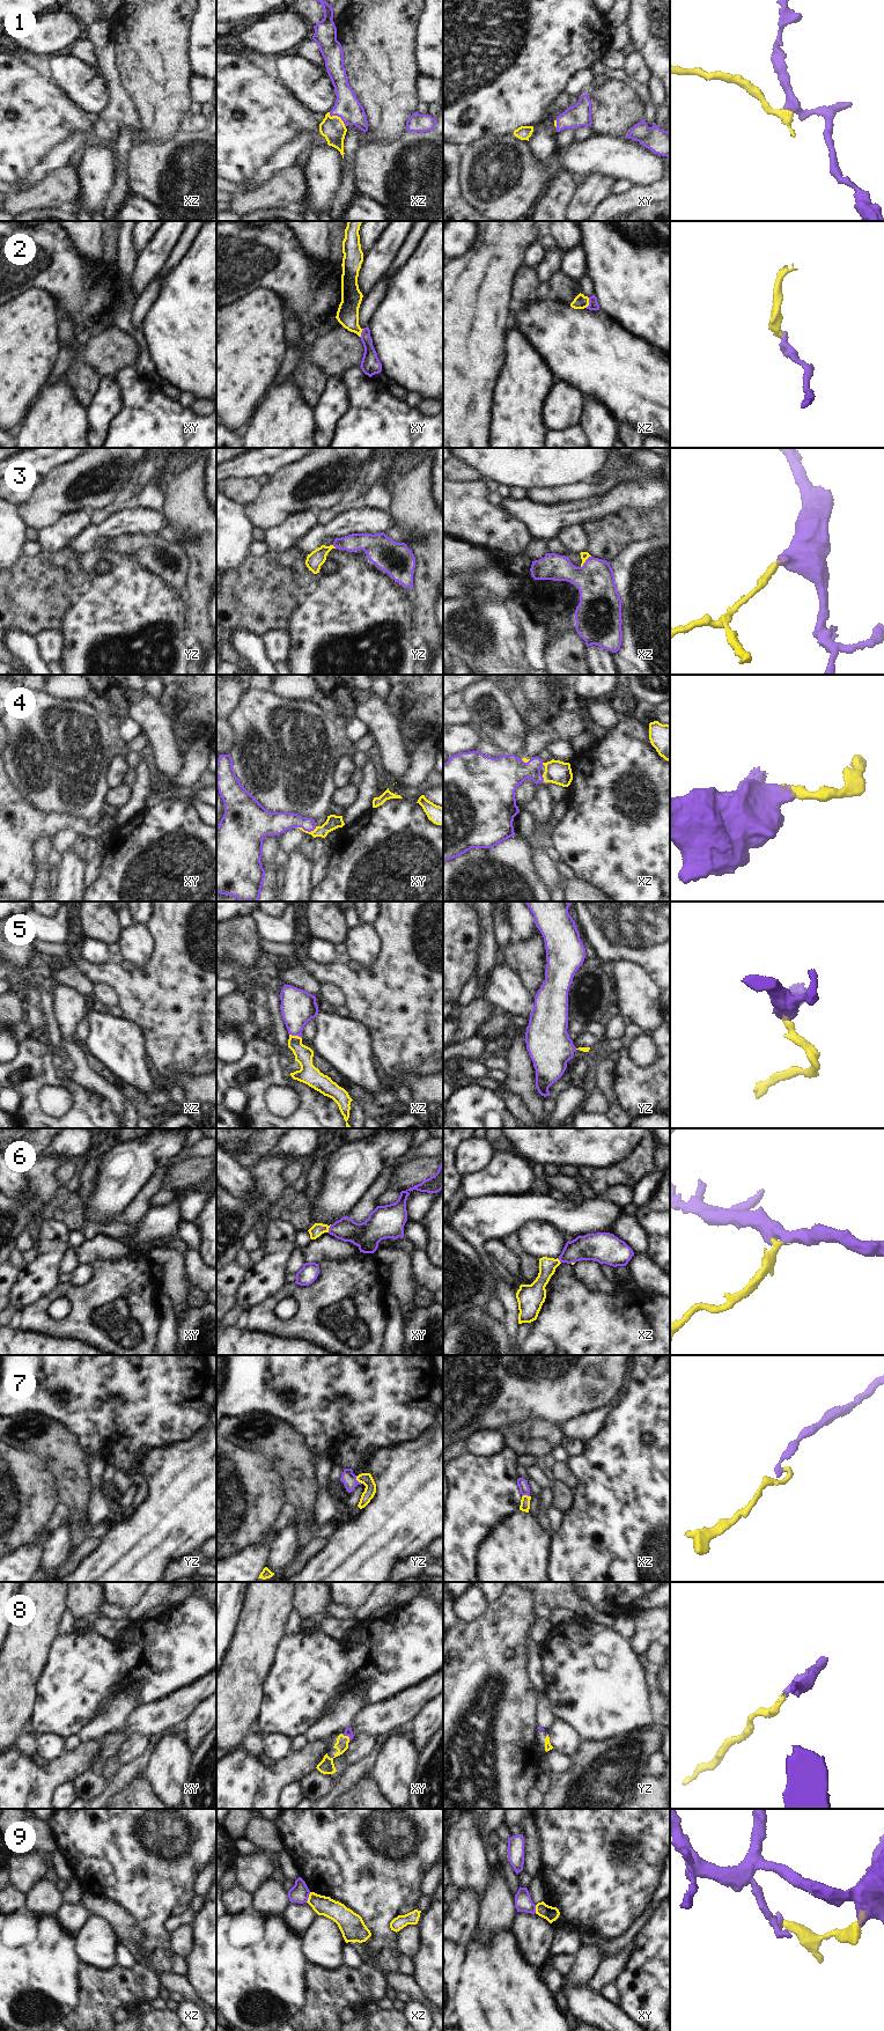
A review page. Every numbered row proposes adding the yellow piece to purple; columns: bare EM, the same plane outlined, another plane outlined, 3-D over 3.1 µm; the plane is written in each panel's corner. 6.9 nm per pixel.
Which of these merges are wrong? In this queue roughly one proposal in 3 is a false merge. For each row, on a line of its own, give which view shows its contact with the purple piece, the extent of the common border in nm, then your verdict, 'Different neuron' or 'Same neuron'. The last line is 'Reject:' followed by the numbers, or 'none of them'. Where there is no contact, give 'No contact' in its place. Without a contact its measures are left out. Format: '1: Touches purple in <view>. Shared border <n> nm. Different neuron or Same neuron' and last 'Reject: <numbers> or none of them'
1: Touches purple in xz. Shared border 160 nm. Same neuron
2: Touches purple in xz. Shared border 80 nm. Same neuron
3: Touches purple in xz. Shared border 110 nm. Same neuron
4: Touches purple in xy. Shared border 140 nm. Same neuron
5: Touches purple in xz. Shared border 90 nm. Same neuron
6: Touches purple in xy. Shared border 60 nm. Same neuron
7: Touches purple in yz. Shared border 70 nm. Same neuron
8: Touches purple in xy. Shared border 80 nm. Same neuron
9: Touches purple in xz. Shared border 80 nm. Different neuron
Reject: 9.

